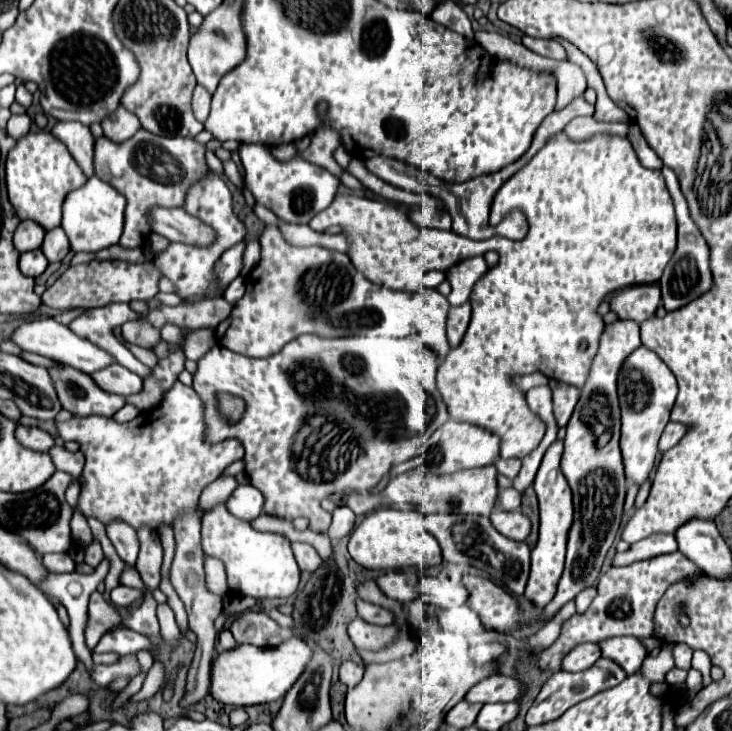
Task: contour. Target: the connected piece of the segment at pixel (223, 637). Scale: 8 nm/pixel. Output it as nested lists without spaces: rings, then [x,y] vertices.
[[[222,629],[220,635],[218,635],[218,643],[216,643],[216,651],[226,651],[226,649],[232,649],[236,647],[236,641],[232,637],[232,633],[228,629]]]

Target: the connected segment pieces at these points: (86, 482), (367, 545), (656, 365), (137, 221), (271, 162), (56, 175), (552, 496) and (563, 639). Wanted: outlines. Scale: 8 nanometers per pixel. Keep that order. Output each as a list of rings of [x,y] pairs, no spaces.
[[[180,381],[164,395],[164,403],[154,409],[142,411],[130,423],[118,423],[108,417],[72,417],[68,421],[56,421],[56,431],[64,441],[78,441],[80,451],[86,457],[82,469],[82,491],[78,497],[78,511],[88,519],[96,517],[102,525],[110,525],[120,519],[134,529],[150,527],[158,531],[160,525],[170,525],[176,517],[186,515],[196,509],[202,489],[220,477],[224,467],[244,457],[242,443],[238,439],[224,439],[218,445],[204,443],[204,421],[202,421],[202,401],[192,387]]]
[[[378,509],[368,513],[350,535],[348,551],[352,559],[366,569],[400,569],[400,567],[434,567],[442,563],[438,541],[424,527],[424,515],[420,511]]]
[[[638,347],[628,355],[618,373],[618,397],[622,409],[622,439],[620,449],[626,467],[626,479],[630,483],[642,485],[650,471],[654,469],[654,459],[658,453],[658,439],[670,421],[670,409],[676,401],[678,385],[676,377],[662,363],[658,355],[648,351],[646,347]]]
[[[138,129],[134,137],[122,143],[114,143],[108,137],[96,139],[94,147],[94,171],[96,177],[110,183],[126,197],[124,209],[124,233],[120,245],[124,249],[136,249],[146,243],[152,229],[148,227],[148,215],[152,207],[182,207],[188,189],[204,179],[210,171],[206,165],[206,147],[194,137],[160,137],[146,129]]]
[[[240,145],[240,159],[244,165],[246,189],[254,195],[256,203],[264,205],[286,223],[308,223],[316,213],[324,211],[332,203],[340,185],[338,177],[300,155],[288,161],[278,161],[264,145]]]
[[[38,131],[28,133],[18,139],[16,147],[8,153],[6,159],[6,189],[8,199],[16,215],[24,221],[36,221],[46,231],[60,225],[62,203],[66,195],[86,183],[86,175],[80,171],[64,143],[60,143],[52,133]]]
[[[554,441],[546,451],[542,465],[534,479],[534,491],[540,503],[540,537],[536,547],[531,551],[531,567],[526,585],[526,599],[538,607],[545,607],[556,595],[560,575],[564,571],[568,531],[574,521],[574,505],[572,505],[572,491],[568,481],[560,469],[560,455],[562,455],[562,441]]]
[[[680,551],[668,553],[668,555],[656,555],[652,559],[636,561],[626,567],[610,567],[606,573],[599,576],[598,595],[594,597],[590,609],[584,615],[574,615],[564,623],[560,637],[556,639],[556,643],[550,645],[550,649],[546,649],[540,655],[538,665],[542,669],[556,673],[560,671],[560,663],[564,655],[578,643],[584,643],[584,641],[598,643],[614,635],[634,635],[634,637],[654,635],[654,611],[656,611],[658,601],[666,593],[666,589],[678,581],[692,579],[694,583],[702,575],[704,571]]]

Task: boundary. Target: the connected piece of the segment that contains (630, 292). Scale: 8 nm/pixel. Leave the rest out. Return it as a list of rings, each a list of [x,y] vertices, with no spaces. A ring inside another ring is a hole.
[[[654,283],[628,287],[614,293],[608,303],[610,311],[614,311],[618,319],[632,319],[636,323],[642,323],[654,317],[654,311],[660,305],[660,287]]]

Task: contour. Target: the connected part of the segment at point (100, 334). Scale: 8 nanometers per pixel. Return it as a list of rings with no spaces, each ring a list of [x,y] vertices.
[[[108,303],[102,309],[92,309],[90,313],[84,315],[84,319],[74,319],[68,323],[68,329],[72,329],[72,333],[76,333],[82,339],[92,341],[94,345],[102,347],[104,351],[108,351],[116,363],[124,365],[126,369],[134,371],[136,375],[140,375],[144,379],[144,375],[148,375],[150,367],[142,365],[112,333],[114,327],[130,321],[130,319],[138,319],[140,315],[136,315],[136,311],[130,309],[128,303]]]

